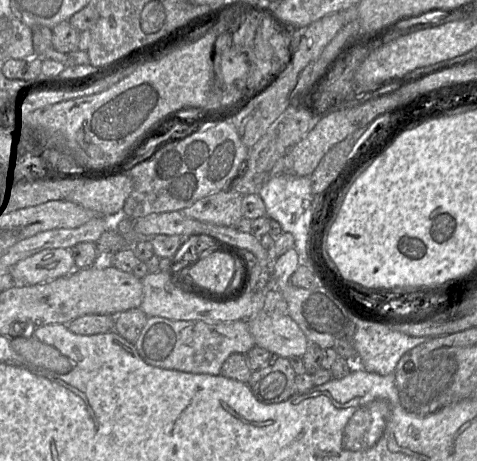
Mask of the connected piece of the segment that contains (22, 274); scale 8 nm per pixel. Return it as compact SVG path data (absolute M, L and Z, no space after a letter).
M45 249L17 263L10 271L15 285L37 285L78 270L71 249Z

